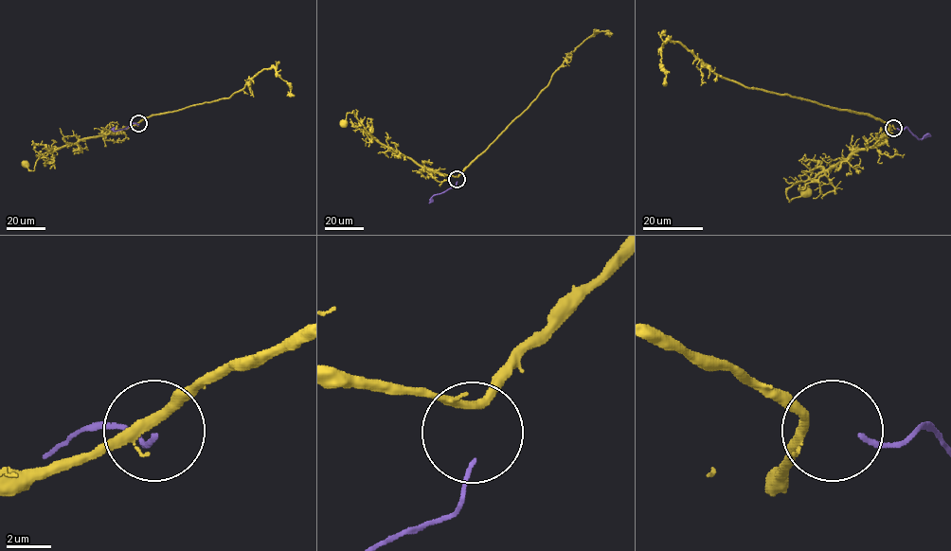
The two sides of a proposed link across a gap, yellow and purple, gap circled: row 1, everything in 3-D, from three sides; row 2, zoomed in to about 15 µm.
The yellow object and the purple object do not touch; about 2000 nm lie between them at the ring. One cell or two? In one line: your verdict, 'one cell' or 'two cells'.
two cells

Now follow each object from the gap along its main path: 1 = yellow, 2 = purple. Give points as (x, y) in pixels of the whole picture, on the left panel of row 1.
1: (138, 123), (82, 138), (51, 151), (38, 158), (33, 170), (26, 165)
2: (138, 124), (116, 131), (110, 129)

